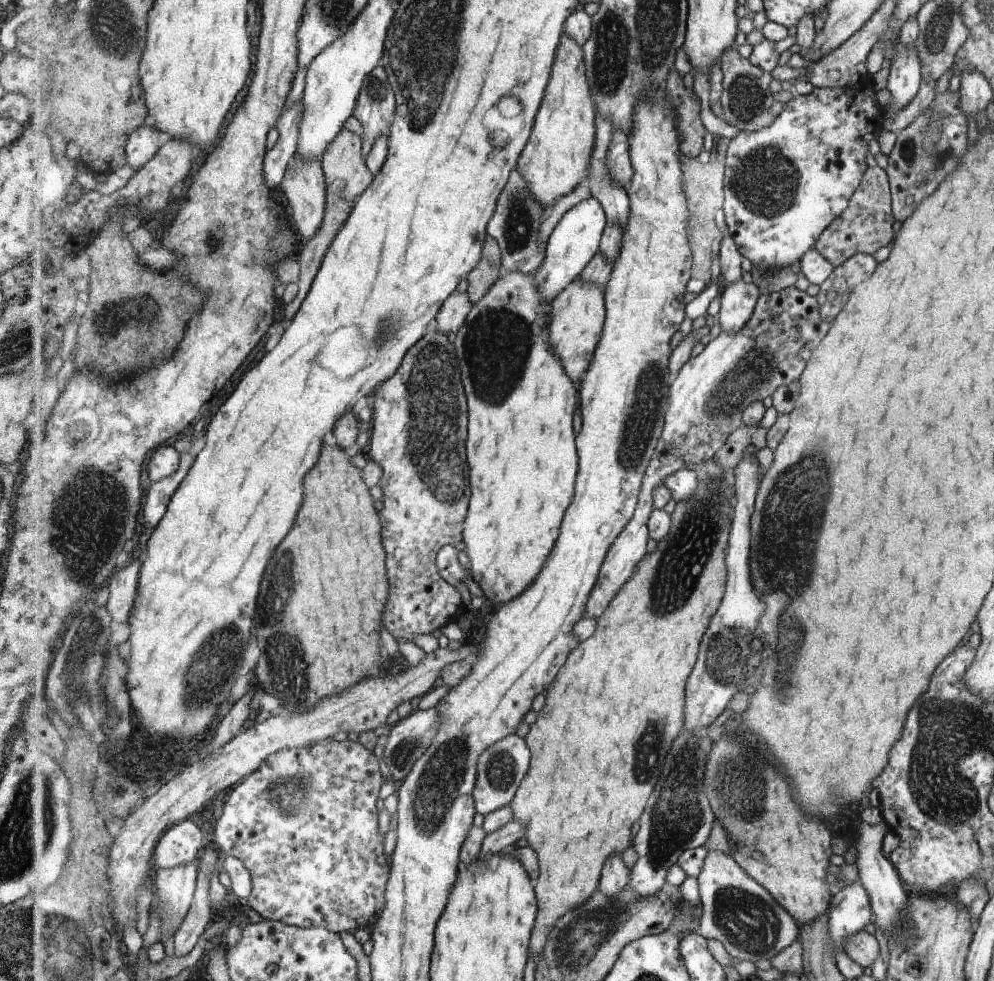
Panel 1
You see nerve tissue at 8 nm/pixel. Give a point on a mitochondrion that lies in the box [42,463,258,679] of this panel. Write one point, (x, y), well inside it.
(89, 632)

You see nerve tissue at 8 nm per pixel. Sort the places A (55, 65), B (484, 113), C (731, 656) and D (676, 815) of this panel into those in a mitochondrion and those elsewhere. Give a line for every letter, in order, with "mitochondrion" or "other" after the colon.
A: other
B: other
C: mitochondrion
D: mitochondrion

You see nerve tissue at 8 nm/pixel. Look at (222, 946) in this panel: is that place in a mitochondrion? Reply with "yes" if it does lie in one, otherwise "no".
no

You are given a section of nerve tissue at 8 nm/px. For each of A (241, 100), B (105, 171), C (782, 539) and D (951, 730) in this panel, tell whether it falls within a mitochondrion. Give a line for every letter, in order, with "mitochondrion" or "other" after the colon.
A: other
B: other
C: mitochondrion
D: mitochondrion

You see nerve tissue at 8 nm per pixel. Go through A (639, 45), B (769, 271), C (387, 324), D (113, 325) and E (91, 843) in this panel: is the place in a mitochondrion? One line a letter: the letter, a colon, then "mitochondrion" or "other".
A: mitochondrion
B: other
C: mitochondrion
D: mitochondrion
E: other

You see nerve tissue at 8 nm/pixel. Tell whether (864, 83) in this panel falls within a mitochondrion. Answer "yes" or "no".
no

